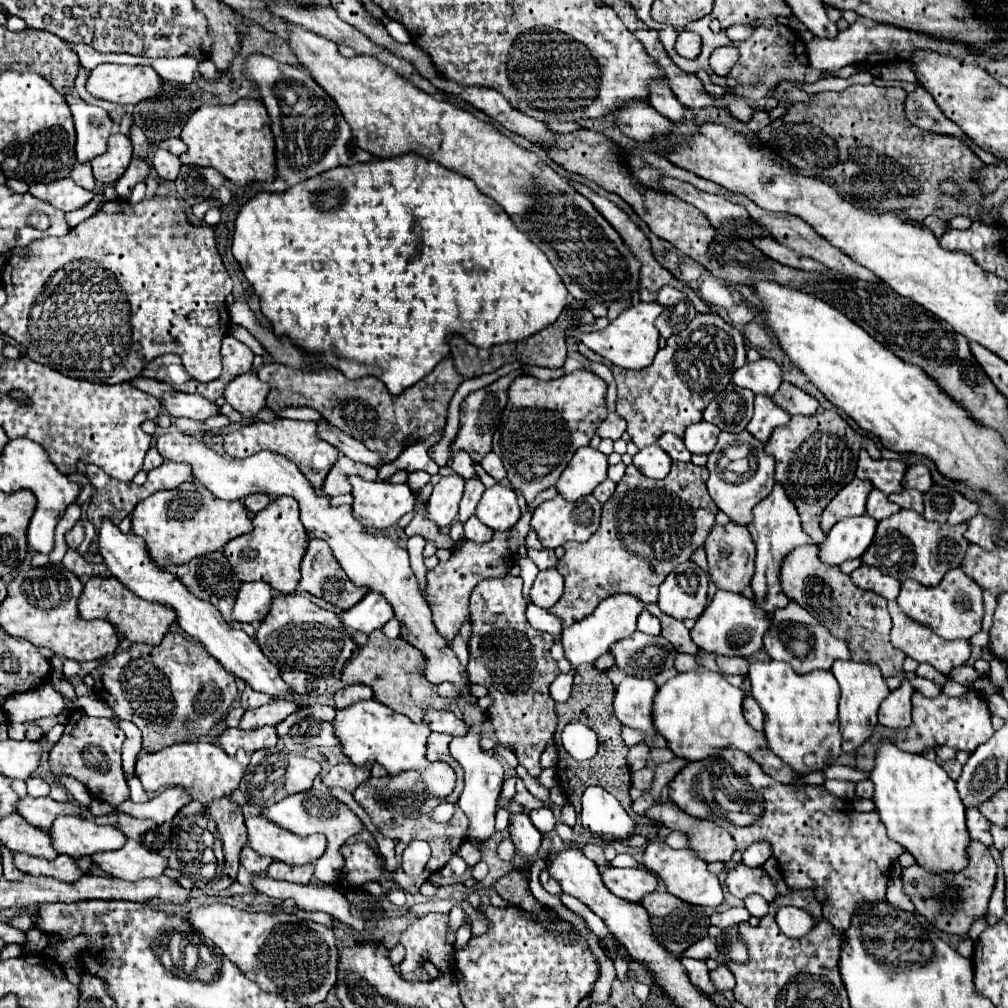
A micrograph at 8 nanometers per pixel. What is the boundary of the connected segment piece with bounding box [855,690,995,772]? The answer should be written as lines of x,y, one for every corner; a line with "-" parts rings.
969,690
957,698
945,696
945,694
939,694
935,698
925,698
919,692
915,692
913,694
913,722
911,722
911,726
907,726
903,730
893,730
893,728
885,728
881,724
877,724
873,730
873,736
855,750
855,768
861,772
869,772
873,768
875,744
879,738
891,738
905,752
923,752
927,748
949,746
949,748
965,750
971,754
973,750
977,750
979,744
987,742
993,732
995,730
991,728
989,706
987,706
985,698
981,694
977,694
975,690

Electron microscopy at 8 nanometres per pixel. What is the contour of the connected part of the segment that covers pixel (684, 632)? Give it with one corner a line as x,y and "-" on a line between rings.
661,614
661,626
663,626
663,632
661,636
667,638
677,652
687,652
687,654
697,654
699,648
697,644
691,640
691,634
689,634
689,628
685,628
685,624
681,620
675,620
667,614

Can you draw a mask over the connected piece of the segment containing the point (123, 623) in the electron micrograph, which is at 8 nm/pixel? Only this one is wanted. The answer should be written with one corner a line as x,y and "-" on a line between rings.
91,576
83,586
83,594
79,598
79,614
85,620
103,618
115,624
127,640
143,642
143,644
159,644
169,630
169,626
177,620
177,612
169,610
169,606
161,606
159,602
149,602
137,598
129,588
125,588
113,576

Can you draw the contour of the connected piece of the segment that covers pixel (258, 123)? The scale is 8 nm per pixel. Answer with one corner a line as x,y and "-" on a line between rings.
241,98
235,104
201,104
185,122
181,140
187,144
187,152
179,156
183,164
213,166
239,186
247,182
275,180
275,144
271,122
259,100

